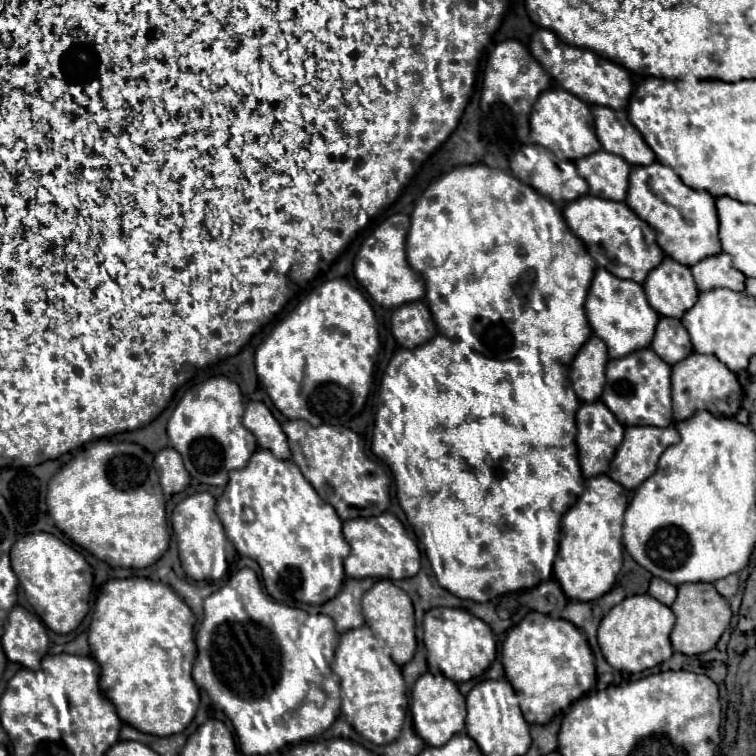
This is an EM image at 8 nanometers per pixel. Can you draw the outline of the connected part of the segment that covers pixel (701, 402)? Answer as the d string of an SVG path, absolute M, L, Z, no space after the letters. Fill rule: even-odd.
M692 352L686 360L672 366L672 404L674 418L686 420L696 410L708 410L718 418L730 418L738 412L744 392L734 372L730 372L716 356Z

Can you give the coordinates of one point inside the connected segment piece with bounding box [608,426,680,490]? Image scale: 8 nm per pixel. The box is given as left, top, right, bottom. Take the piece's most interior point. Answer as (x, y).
(636, 459)

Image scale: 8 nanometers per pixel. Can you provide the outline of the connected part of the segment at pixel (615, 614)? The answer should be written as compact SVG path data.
M636 594L624 598L614 606L598 626L598 644L606 662L616 670L642 672L666 662L672 656L670 632L674 628L674 614L668 606L654 600L650 594Z

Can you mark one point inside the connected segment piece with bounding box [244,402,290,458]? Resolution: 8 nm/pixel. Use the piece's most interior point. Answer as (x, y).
(258, 419)

